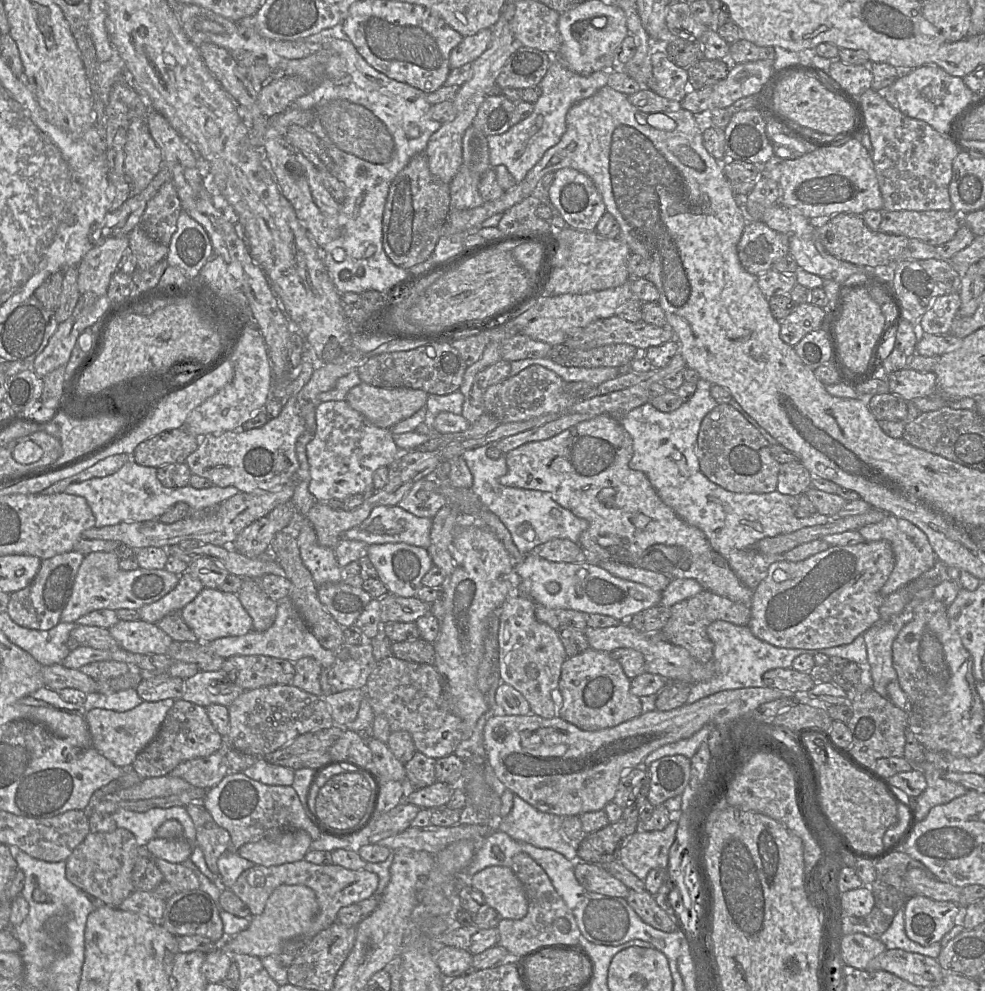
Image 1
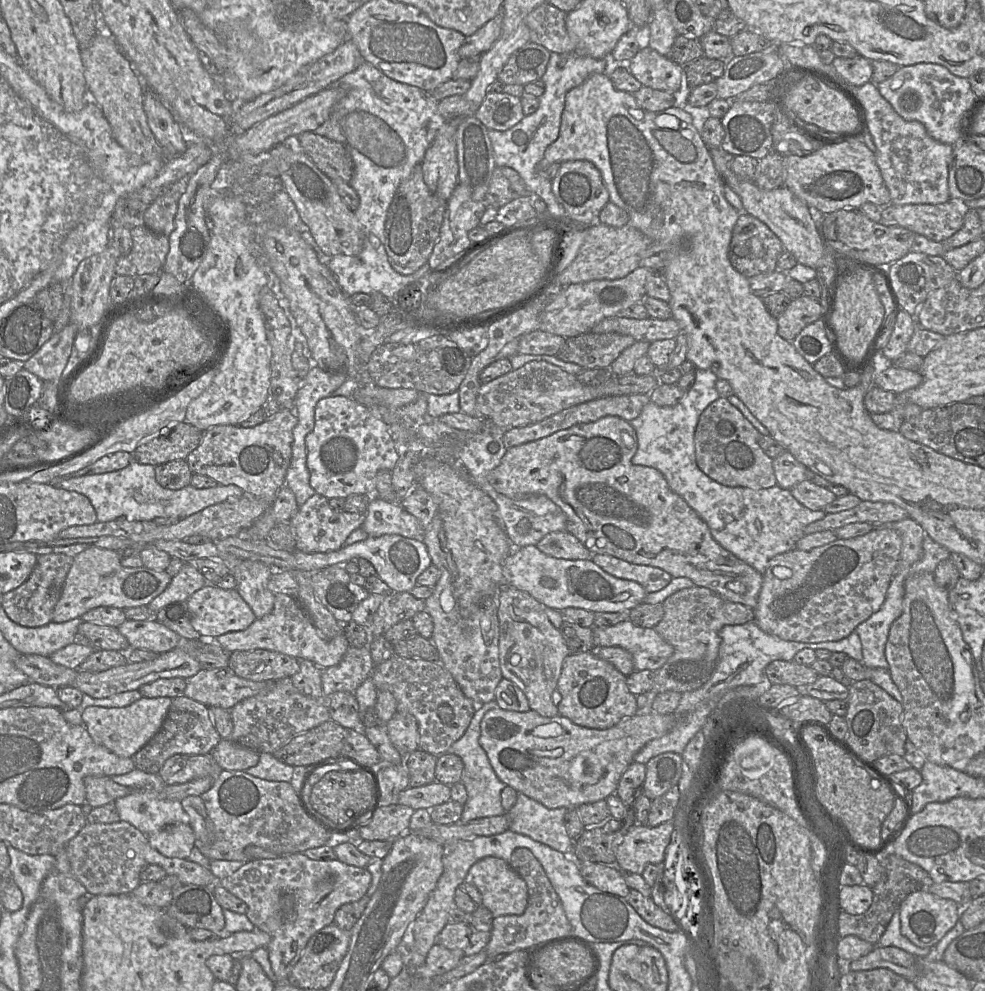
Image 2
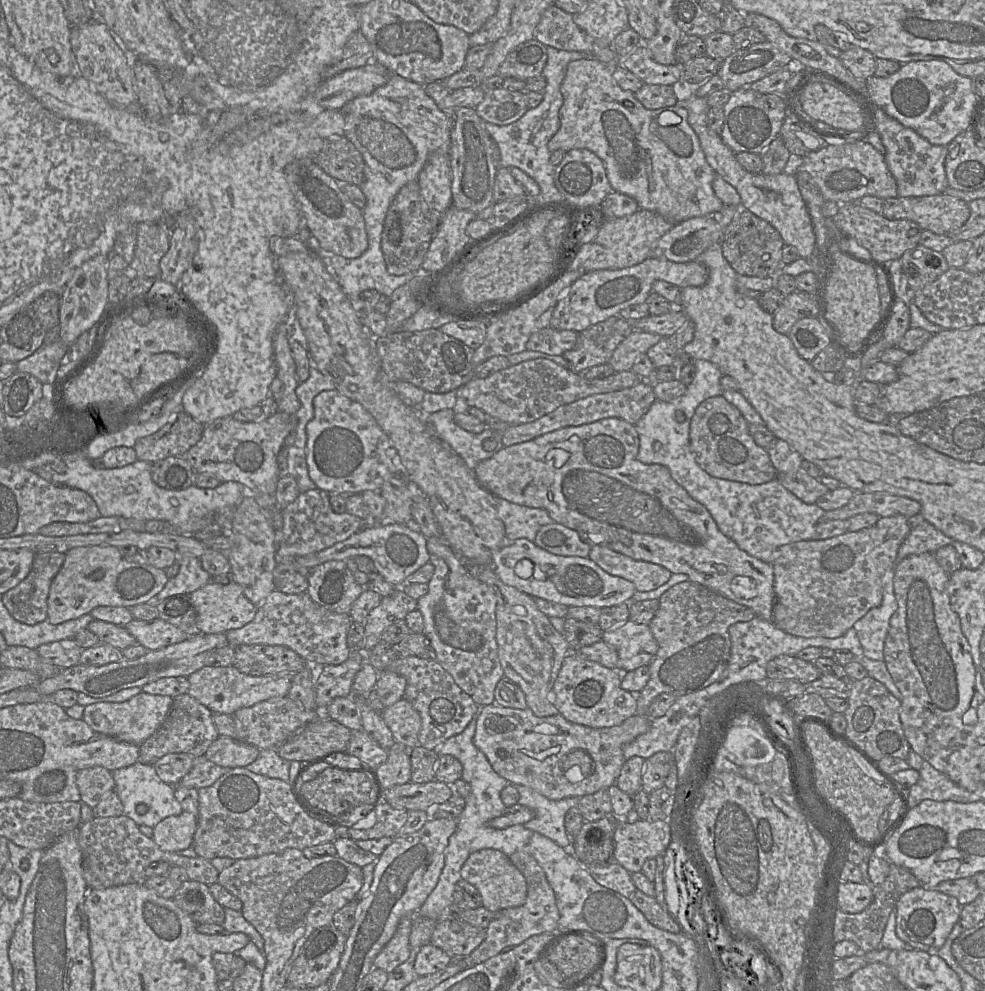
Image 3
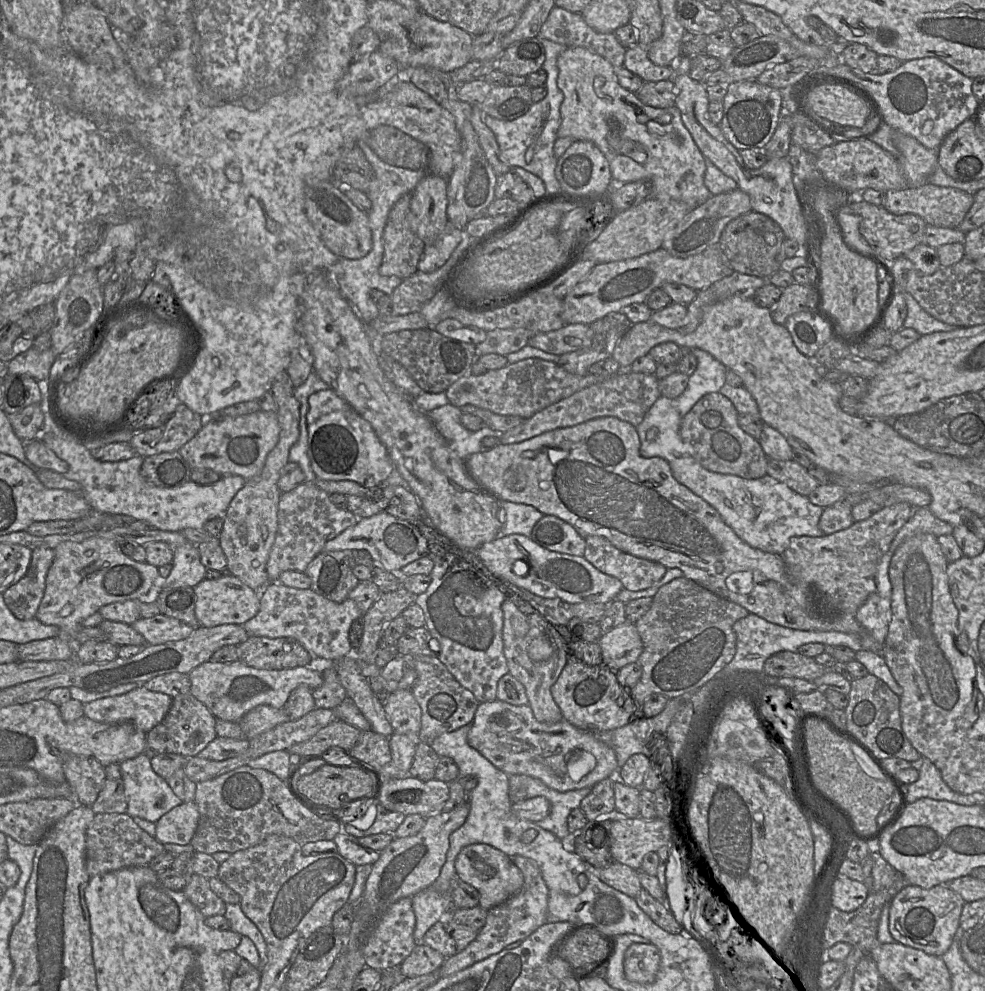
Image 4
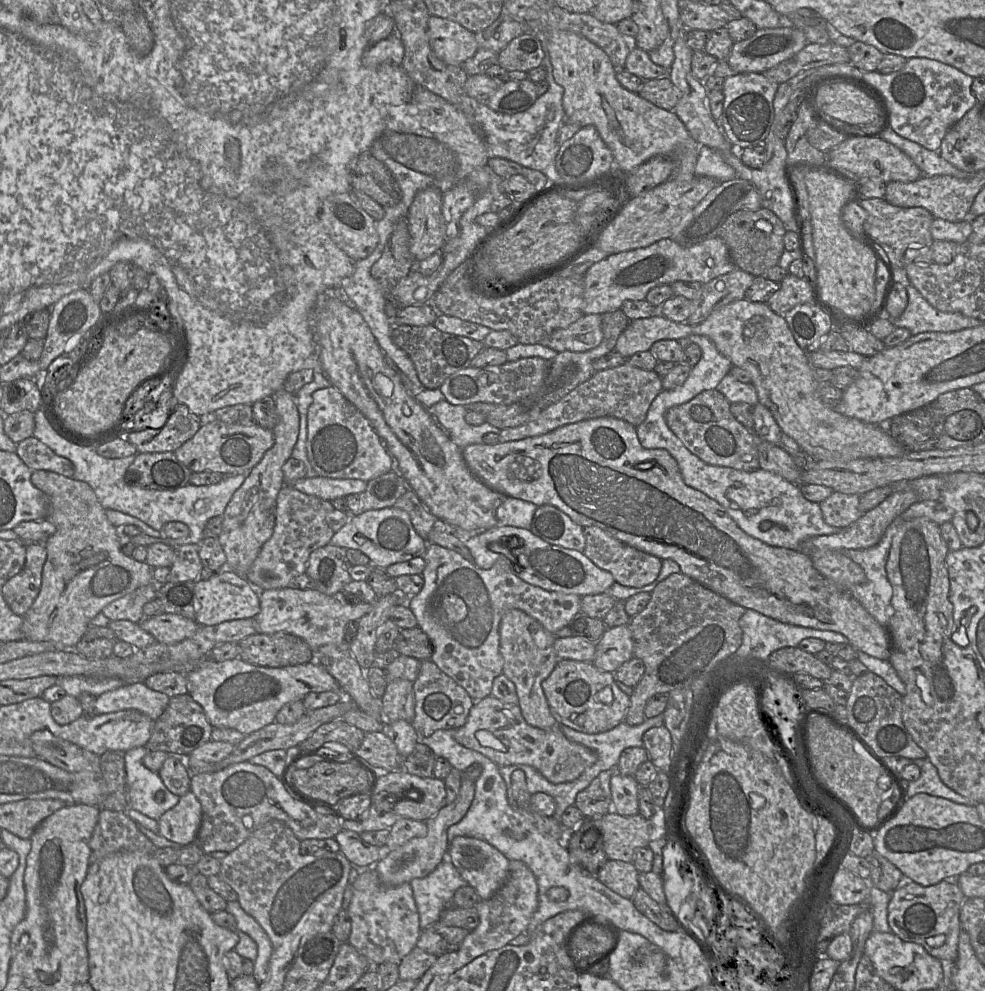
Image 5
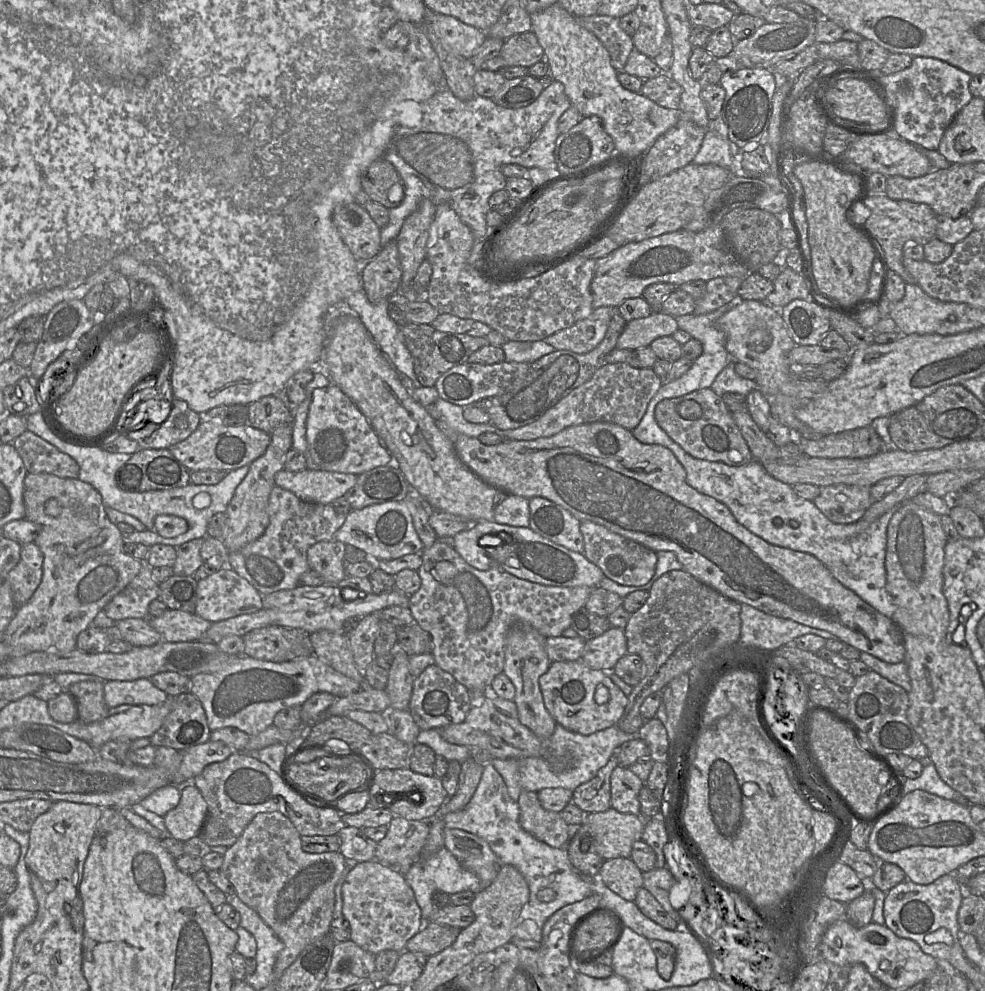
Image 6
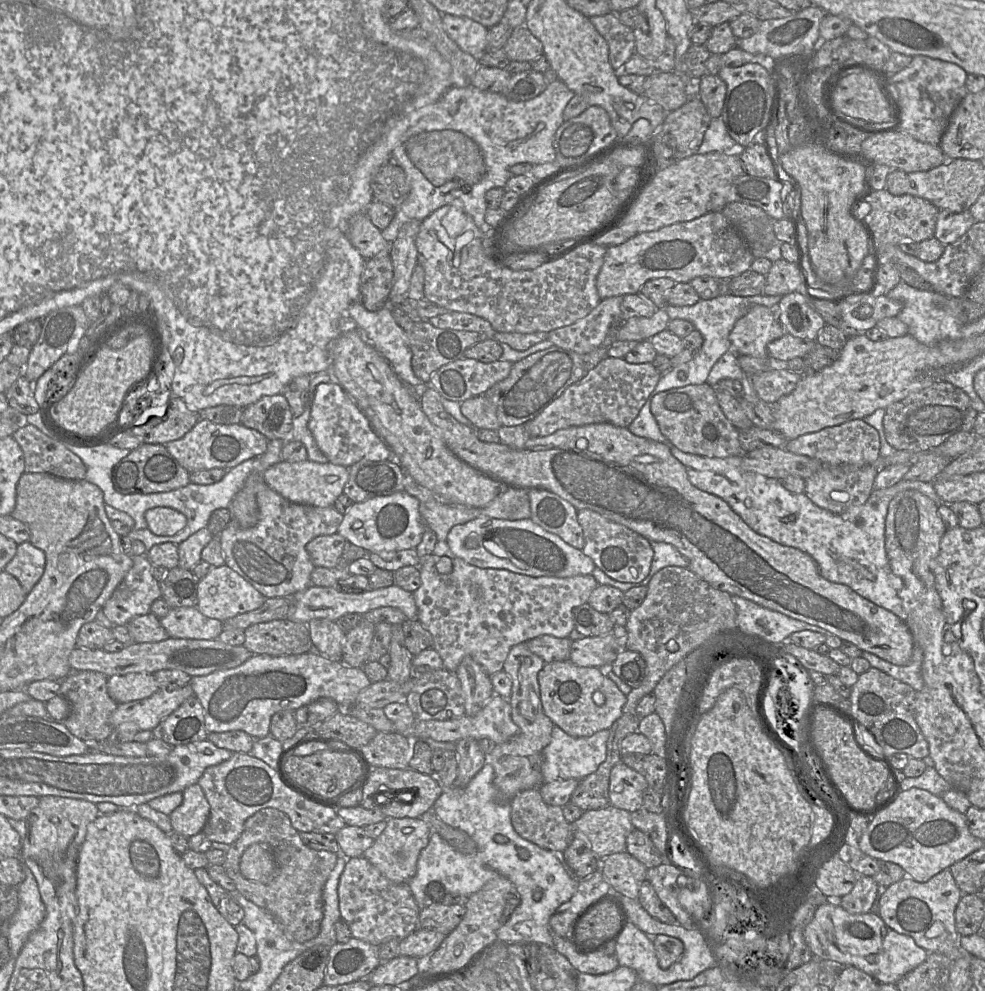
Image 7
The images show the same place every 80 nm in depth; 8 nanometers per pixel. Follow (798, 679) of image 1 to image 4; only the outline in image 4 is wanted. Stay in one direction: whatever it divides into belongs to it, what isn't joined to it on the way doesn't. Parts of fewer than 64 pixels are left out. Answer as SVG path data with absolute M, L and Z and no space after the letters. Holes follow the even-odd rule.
M781 651L764 664L764 674L771 677L795 677L814 681L826 673L826 668L812 657L797 652Z

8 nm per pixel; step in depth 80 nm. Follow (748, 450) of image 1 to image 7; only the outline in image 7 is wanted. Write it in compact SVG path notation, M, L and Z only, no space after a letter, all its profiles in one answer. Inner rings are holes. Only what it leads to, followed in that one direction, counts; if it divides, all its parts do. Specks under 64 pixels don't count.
M708 383L672 388L658 393L651 412L661 433L679 450L709 458L727 458L745 454L739 441L739 430L723 413L715 390Z

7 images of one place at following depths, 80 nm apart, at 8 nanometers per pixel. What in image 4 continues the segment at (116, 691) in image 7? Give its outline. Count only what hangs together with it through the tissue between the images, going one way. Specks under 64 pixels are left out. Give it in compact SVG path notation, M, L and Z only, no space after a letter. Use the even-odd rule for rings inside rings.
M143 685L120 696L106 697L84 704L84 716L100 723L132 723L148 733L158 725L170 709L172 698L164 693L152 692Z

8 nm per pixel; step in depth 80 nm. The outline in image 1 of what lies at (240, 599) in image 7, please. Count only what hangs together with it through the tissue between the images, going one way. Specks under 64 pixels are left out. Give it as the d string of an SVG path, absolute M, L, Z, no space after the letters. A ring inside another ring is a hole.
M203 588L201 592L181 609L183 621L196 635L197 640L210 643L218 638L242 636L253 629L252 619L235 593L219 589Z

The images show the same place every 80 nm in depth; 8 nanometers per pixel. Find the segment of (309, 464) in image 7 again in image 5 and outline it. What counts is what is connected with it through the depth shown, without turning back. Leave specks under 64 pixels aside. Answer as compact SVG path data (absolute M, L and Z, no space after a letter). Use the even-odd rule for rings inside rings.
M315 476L296 480L290 486L304 494L332 501L336 498L363 492L366 488L366 482L360 479L337 479Z

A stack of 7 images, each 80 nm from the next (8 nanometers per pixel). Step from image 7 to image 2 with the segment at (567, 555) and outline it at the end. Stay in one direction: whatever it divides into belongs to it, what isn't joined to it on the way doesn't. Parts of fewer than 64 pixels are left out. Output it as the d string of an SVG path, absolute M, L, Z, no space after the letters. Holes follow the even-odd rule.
M529 545L522 548L515 548L505 560L503 566L503 575L506 585L524 591L540 602L547 608L562 611L566 608L581 608L598 612L623 612L630 611L637 605L644 603L647 595L645 589L637 582L621 579L605 572L601 567L596 565L591 559L589 560L566 560L558 559L542 553L537 546ZM544 578L550 578L555 581L555 587L548 589L542 585Z

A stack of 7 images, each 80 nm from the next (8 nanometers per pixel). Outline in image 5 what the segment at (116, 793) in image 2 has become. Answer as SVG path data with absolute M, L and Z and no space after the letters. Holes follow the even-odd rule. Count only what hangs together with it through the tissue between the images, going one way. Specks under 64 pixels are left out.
M48 729L31 735L32 748L37 757L67 772L93 772L100 776L99 756L71 742L56 737Z

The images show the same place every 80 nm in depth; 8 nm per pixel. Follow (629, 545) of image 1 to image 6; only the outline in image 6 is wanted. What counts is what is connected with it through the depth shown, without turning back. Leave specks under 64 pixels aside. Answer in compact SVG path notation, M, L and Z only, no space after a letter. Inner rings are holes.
M592 422L571 426L552 436L537 438L534 440L504 439L503 442L497 445L484 445L478 438L469 437L464 434L453 434L453 445L459 453L460 461L489 485L494 486L507 494L517 495L527 499L536 496L546 498L565 508L580 522L591 521L600 524L610 531L637 542L655 552L671 551L675 553L677 559L683 565L683 570L688 572L699 582L711 587L731 600L740 604L750 605L772 616L790 619L812 628L828 631L843 643L855 647L860 652L867 652L887 663L899 663L905 658L906 650L902 632L891 618L888 618L877 611L870 604L862 600L856 593L835 579L826 566L813 555L785 547L775 546L766 542L741 525L725 504L711 496L699 493L696 489L688 485L686 482L686 471L684 467L672 451L665 446L658 444L643 444L633 436L632 431L617 424L606 422Z

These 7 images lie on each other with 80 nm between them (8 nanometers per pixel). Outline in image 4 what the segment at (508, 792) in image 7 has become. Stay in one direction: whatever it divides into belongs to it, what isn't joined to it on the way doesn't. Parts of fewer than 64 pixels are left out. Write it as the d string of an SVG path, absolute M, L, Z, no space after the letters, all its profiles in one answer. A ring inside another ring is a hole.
M517 595L508 596L502 603L501 610L503 654L508 667L507 674L511 674L524 686L528 698L527 705L530 706L535 719L542 723L556 723L563 717L553 700L551 687L567 657L565 641L552 624Z

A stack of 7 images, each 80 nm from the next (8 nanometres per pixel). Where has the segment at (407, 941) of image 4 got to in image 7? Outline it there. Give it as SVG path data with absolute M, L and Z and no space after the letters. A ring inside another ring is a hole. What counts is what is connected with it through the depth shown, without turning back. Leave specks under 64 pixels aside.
M364 857L349 858L339 879L339 909L341 918L348 924L352 937L379 946L389 939L403 940L419 928L418 907L407 884L397 884L386 878Z

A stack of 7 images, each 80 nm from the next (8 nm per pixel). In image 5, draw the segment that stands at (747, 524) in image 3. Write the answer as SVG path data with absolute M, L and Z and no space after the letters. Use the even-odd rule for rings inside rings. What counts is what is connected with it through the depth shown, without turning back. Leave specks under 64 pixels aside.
M690 335L688 338L691 343L701 348L701 359L691 369L682 386L673 390L662 390L653 400L646 418L636 427L640 444L646 449L667 450L677 461L686 485L717 501L745 533L767 545L799 551L801 542L809 537L839 532L842 528L825 522L818 503L810 502L803 497L800 485L788 482L781 476L762 468L746 472L707 464L690 452L668 427L665 414L671 407L686 403L705 390L716 389L733 366L732 361L721 354L708 337Z

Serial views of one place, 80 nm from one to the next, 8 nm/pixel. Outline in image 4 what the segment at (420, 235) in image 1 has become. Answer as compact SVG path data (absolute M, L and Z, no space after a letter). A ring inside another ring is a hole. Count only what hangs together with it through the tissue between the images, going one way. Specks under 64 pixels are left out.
M412 194L402 196L391 209L383 233L382 276L405 279L418 270L425 244L417 235L411 211Z

